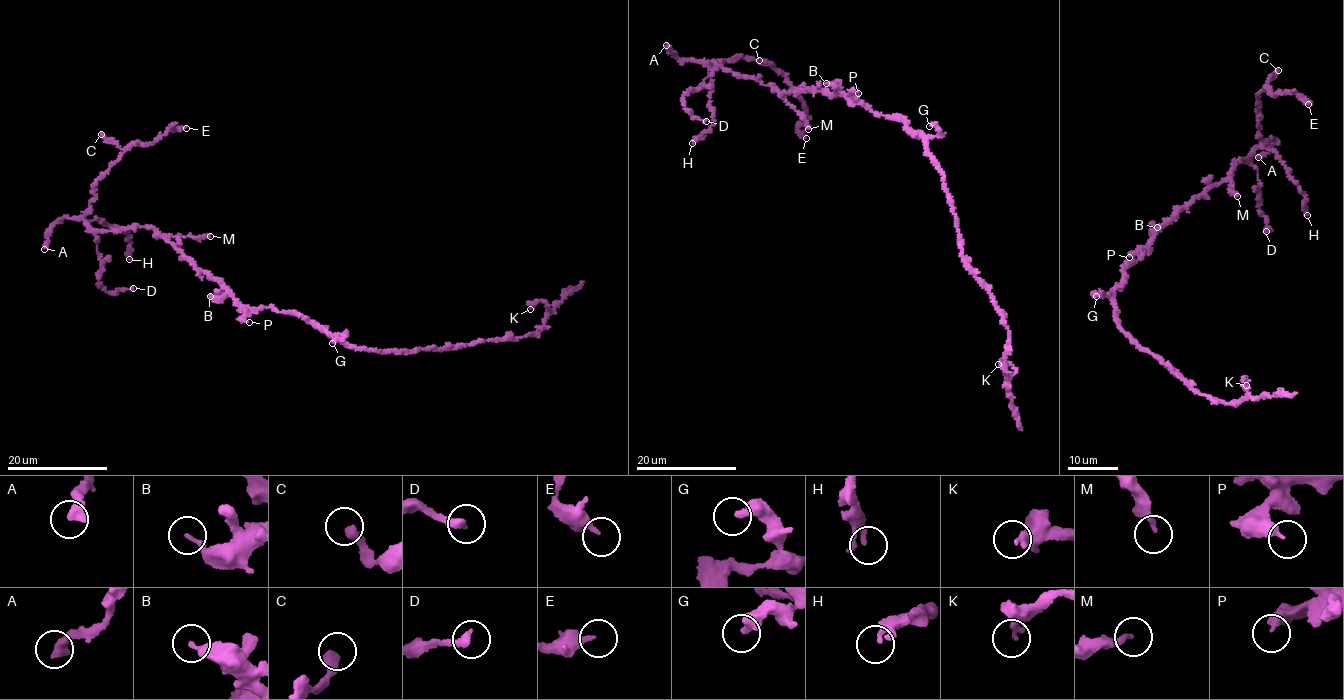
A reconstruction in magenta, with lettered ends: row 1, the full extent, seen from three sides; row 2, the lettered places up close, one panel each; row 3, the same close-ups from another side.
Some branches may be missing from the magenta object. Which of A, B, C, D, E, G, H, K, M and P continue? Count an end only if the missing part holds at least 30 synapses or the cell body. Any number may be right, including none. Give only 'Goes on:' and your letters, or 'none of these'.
Goes on: none of these

